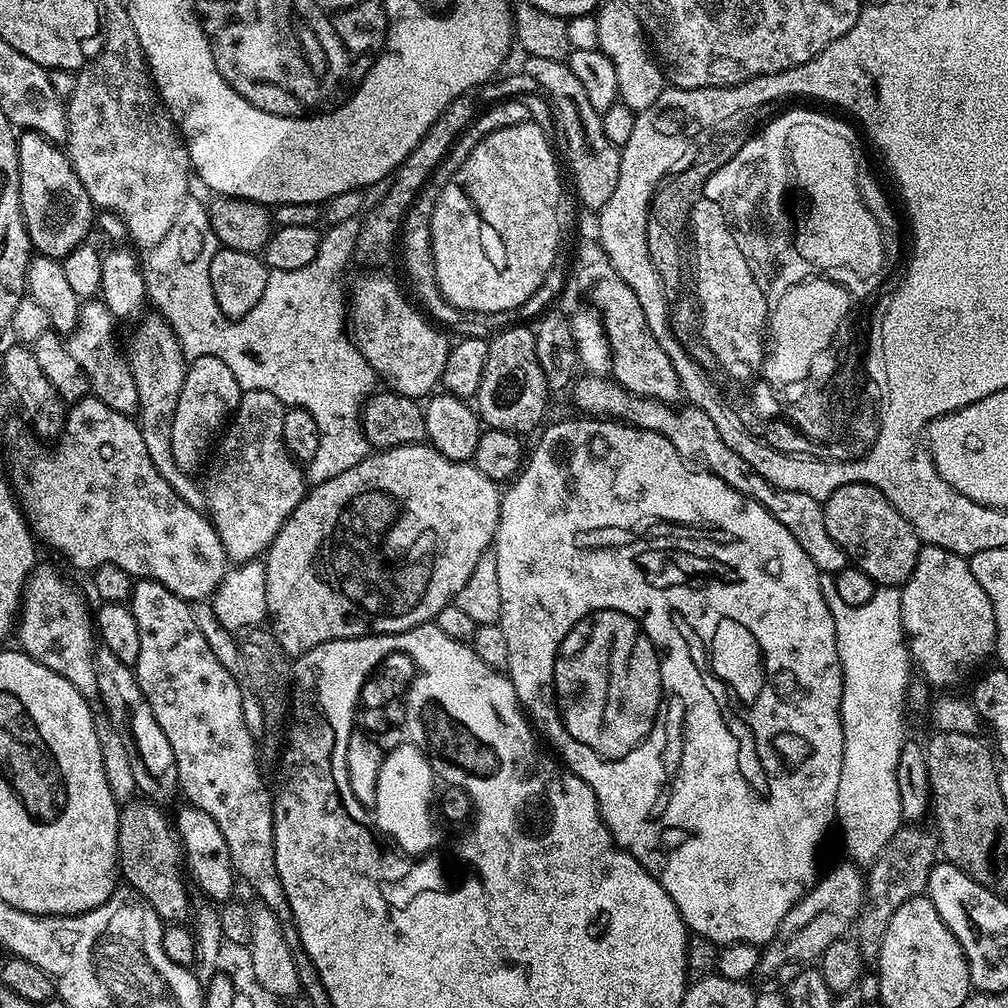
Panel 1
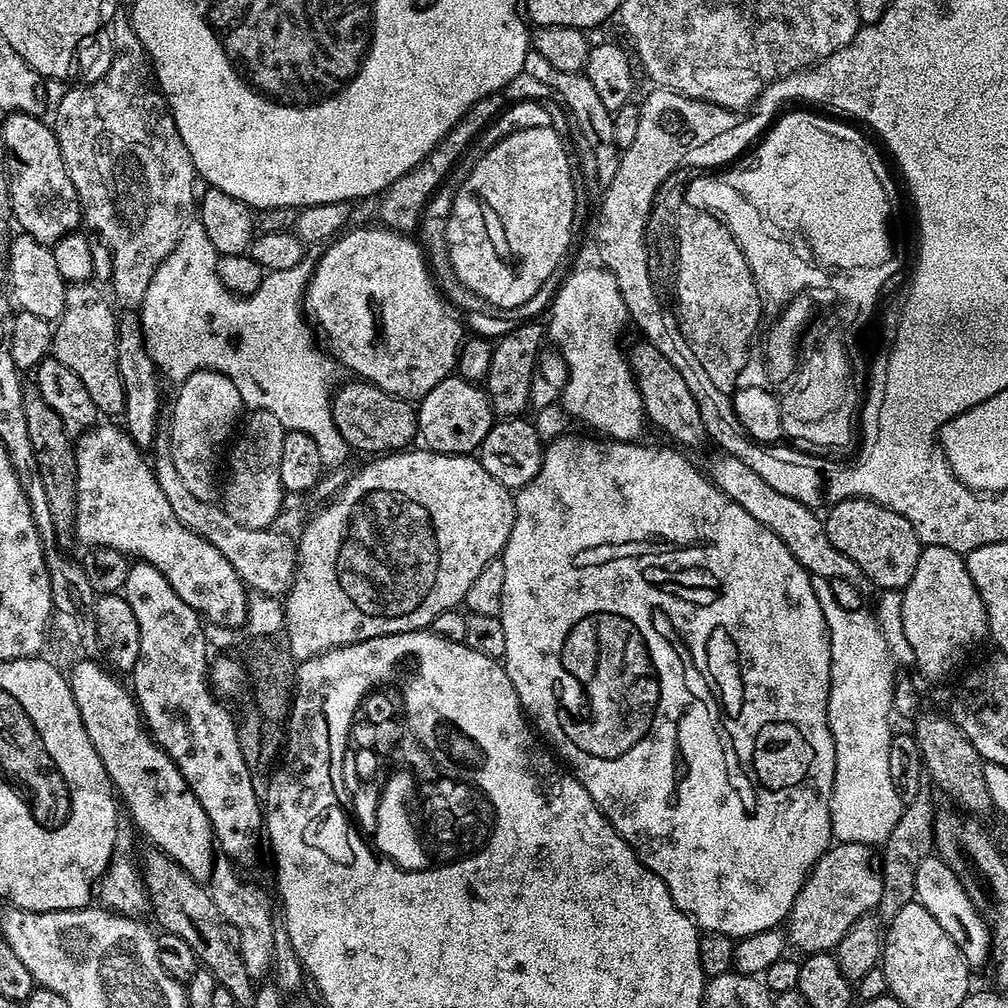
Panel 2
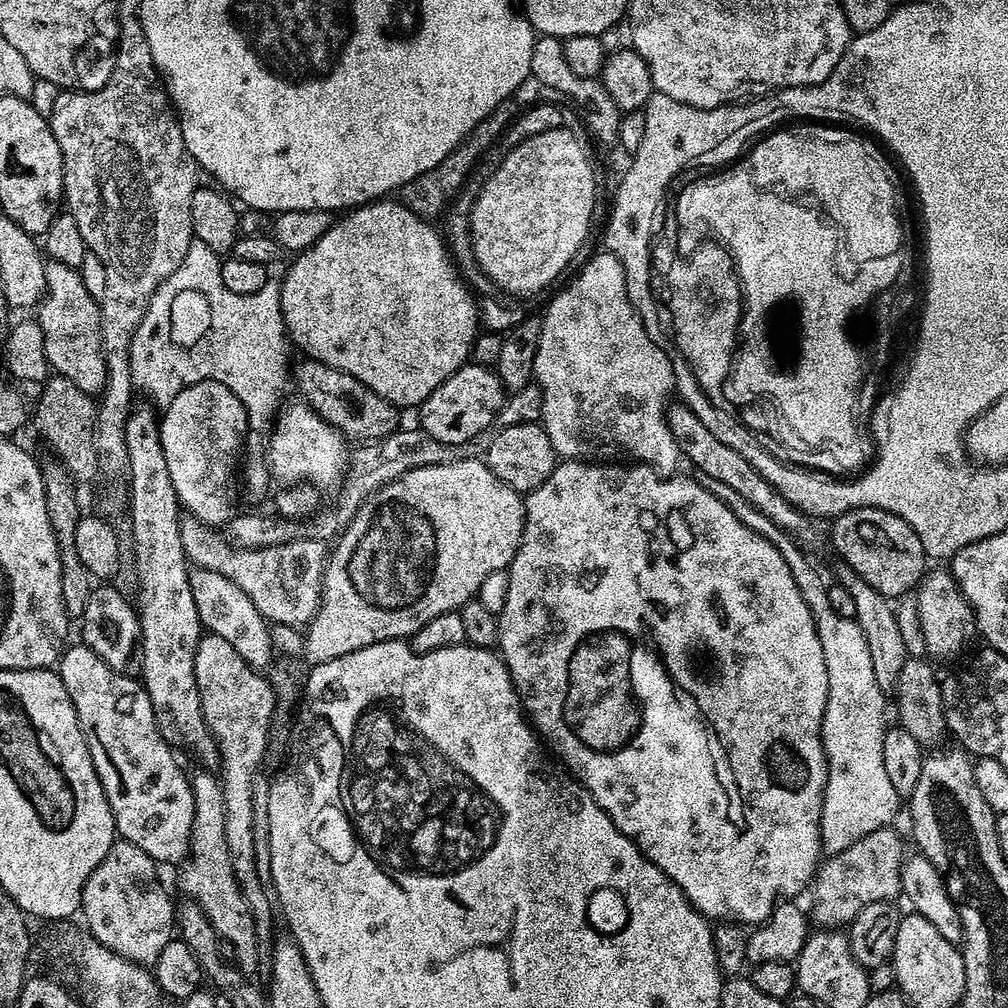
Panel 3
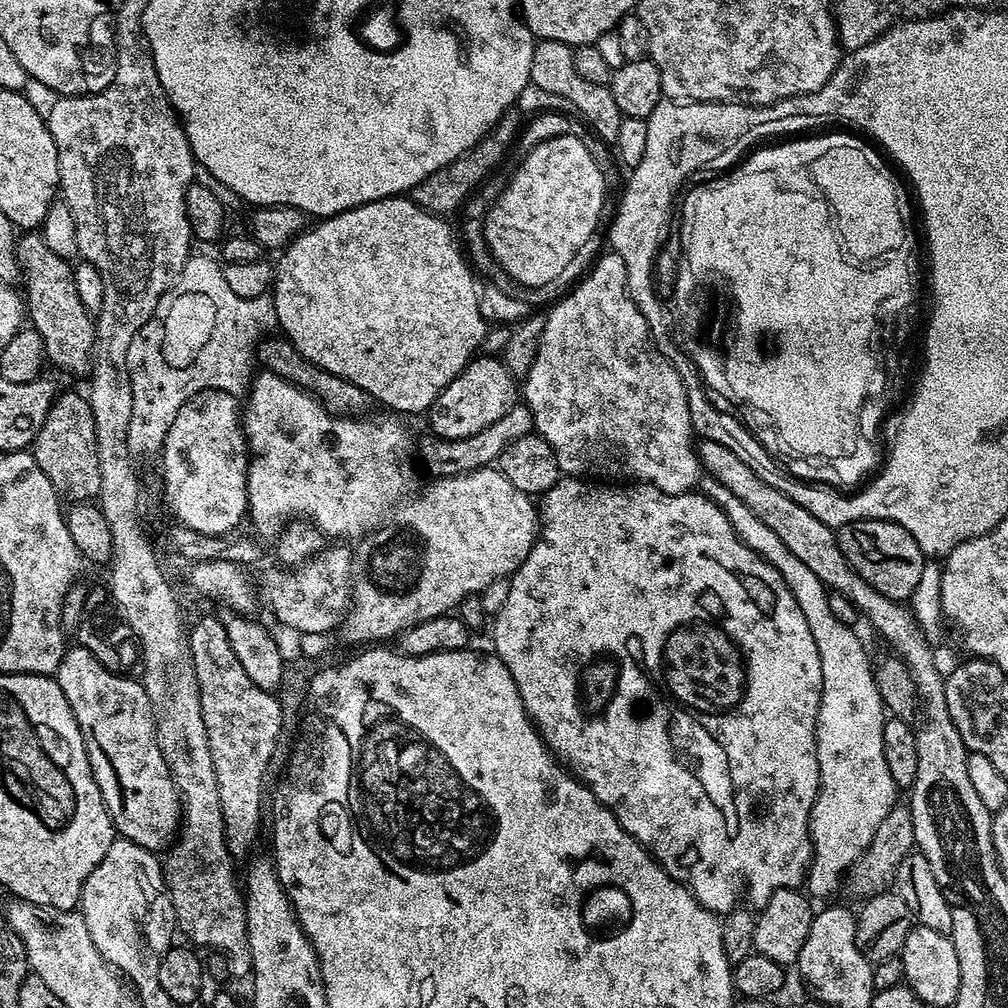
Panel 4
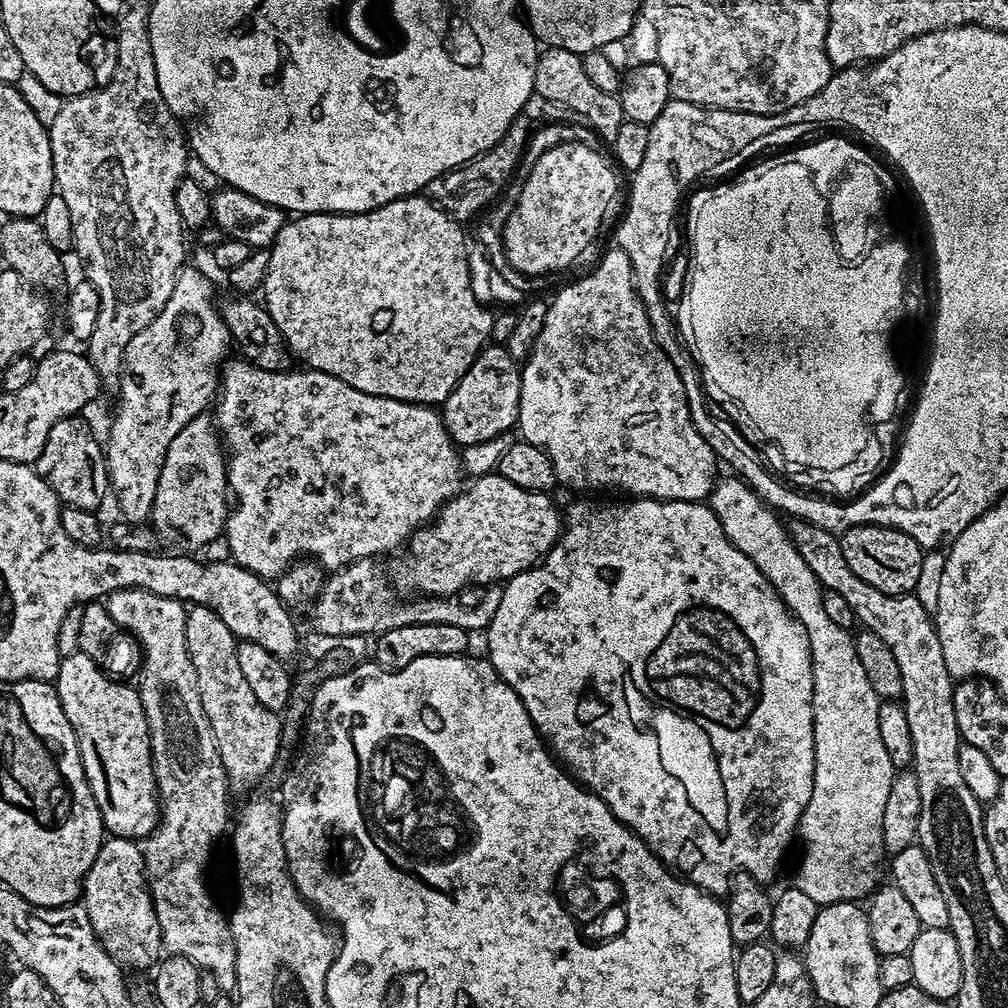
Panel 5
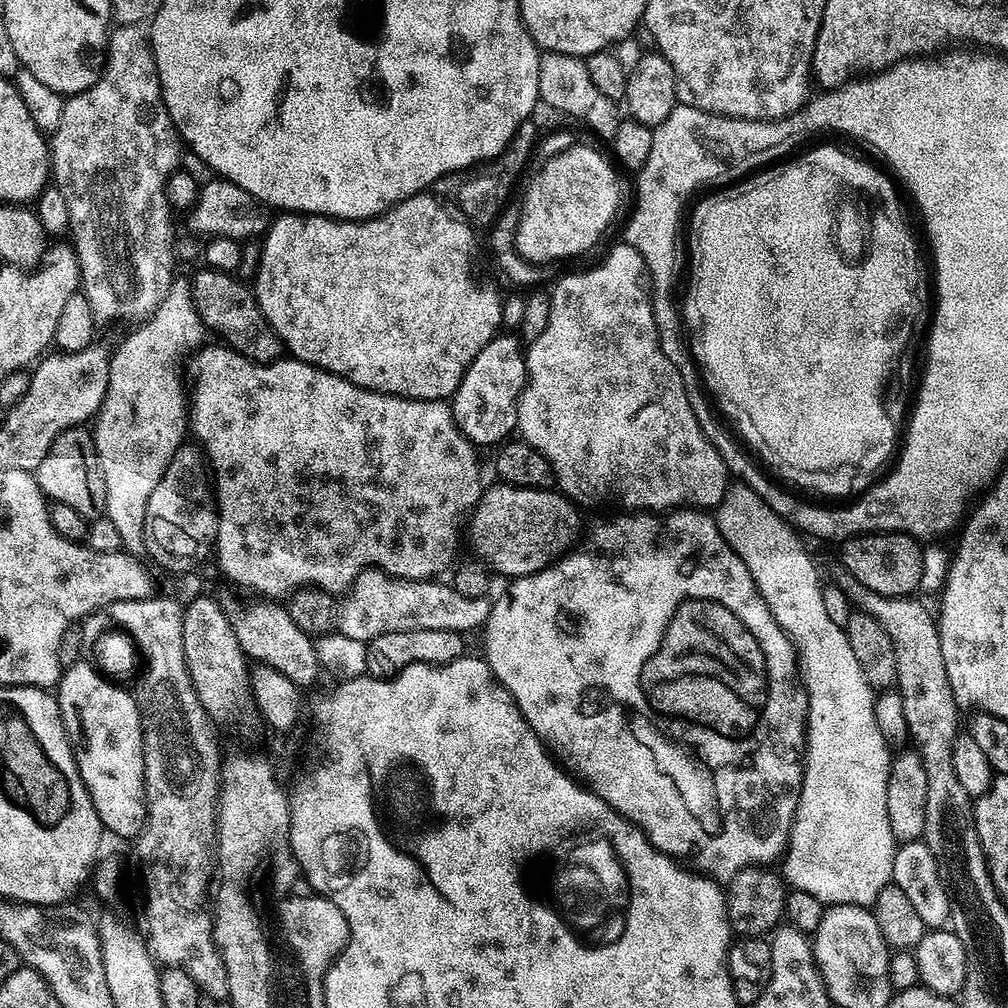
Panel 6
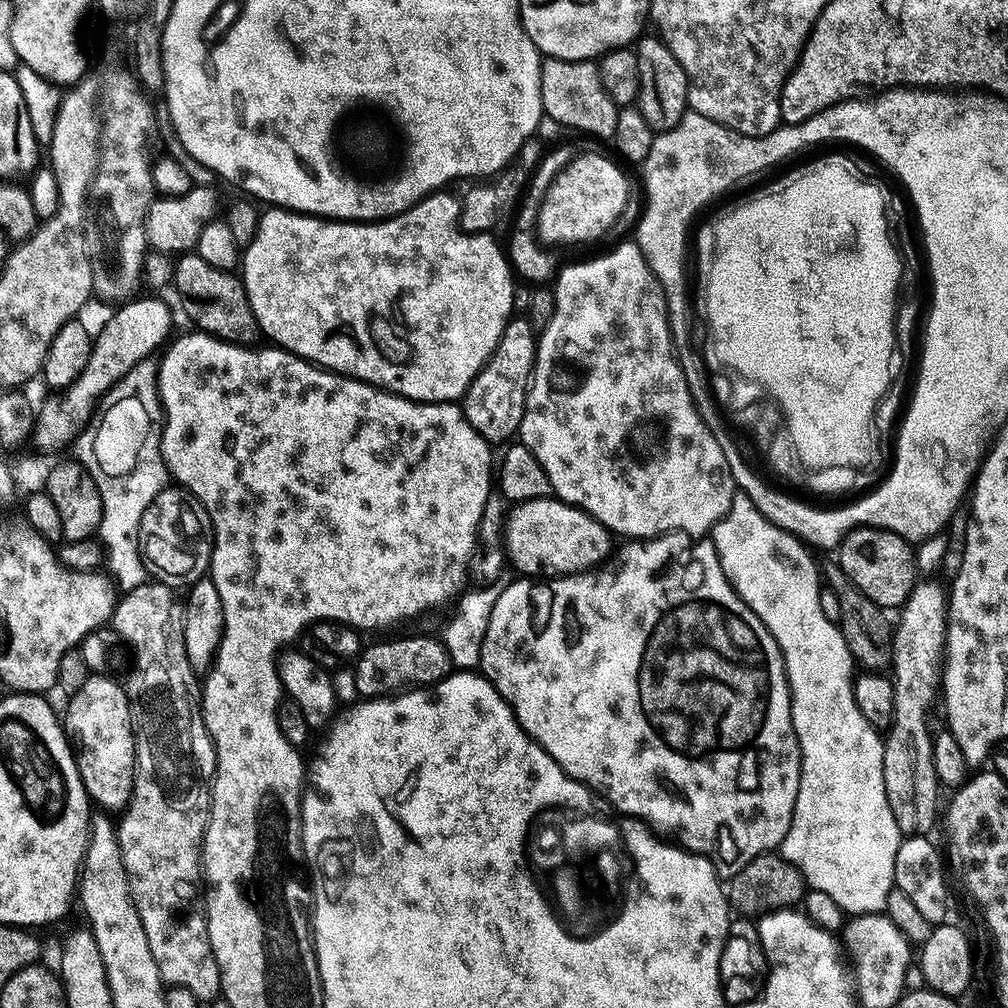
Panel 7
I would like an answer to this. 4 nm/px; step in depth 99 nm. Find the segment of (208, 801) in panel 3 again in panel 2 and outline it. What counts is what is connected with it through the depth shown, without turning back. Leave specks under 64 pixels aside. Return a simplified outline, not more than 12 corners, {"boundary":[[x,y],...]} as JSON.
{"boundary":[[217,855],[210,891],[254,982],[273,971],[274,912]]}

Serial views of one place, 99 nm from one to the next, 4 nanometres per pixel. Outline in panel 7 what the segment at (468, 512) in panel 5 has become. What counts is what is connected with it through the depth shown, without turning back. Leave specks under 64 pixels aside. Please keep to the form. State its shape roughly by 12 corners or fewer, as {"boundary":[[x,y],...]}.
{"boundary":[[559,498],[507,513],[503,547],[528,578],[574,576],[613,537]]}

